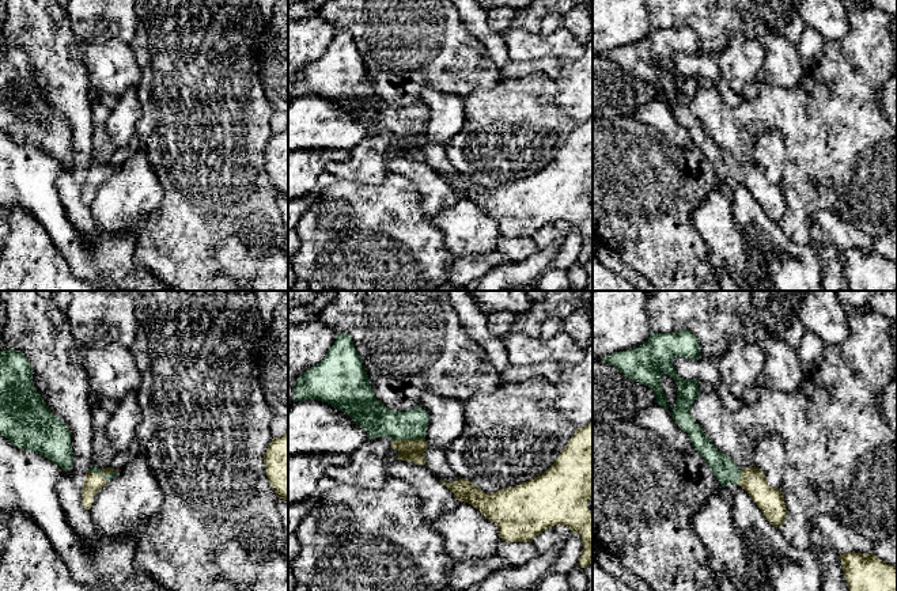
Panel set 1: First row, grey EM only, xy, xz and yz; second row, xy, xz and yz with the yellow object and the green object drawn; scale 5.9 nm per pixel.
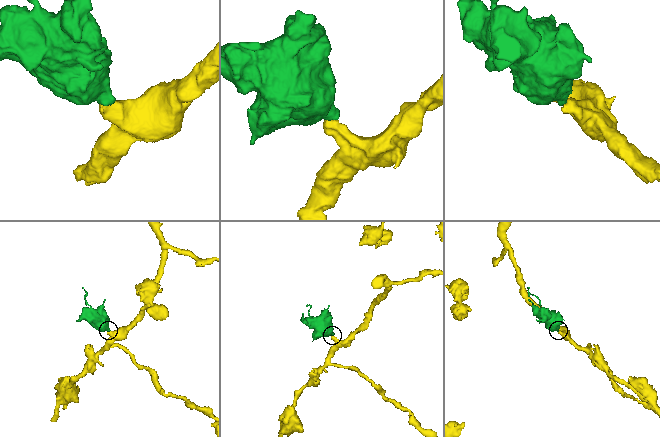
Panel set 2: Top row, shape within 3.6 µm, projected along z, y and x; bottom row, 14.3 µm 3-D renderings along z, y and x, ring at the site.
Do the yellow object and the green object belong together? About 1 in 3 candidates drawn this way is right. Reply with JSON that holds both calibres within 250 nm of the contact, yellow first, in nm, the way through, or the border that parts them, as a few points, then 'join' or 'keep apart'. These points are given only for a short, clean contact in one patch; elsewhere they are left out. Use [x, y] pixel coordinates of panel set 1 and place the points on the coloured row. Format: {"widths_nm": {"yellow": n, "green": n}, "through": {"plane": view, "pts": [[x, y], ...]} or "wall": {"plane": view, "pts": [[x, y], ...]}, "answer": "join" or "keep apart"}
{"widths_nm": {"yellow": 140, "green": 190}, "through": {"plane": "xz", "pts": [[412, 450], [408, 439], [393, 424], [373, 416]]}, "answer": "join"}

